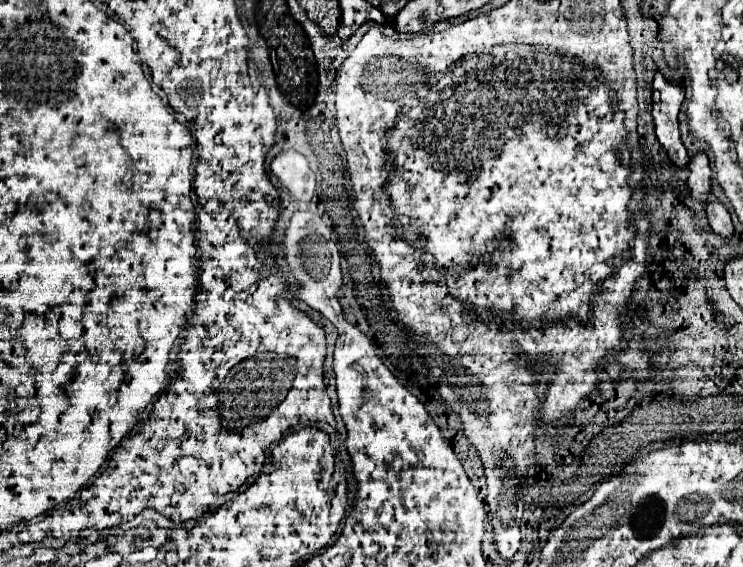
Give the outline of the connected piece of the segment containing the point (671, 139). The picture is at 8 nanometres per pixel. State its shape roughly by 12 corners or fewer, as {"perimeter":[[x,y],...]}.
{"perimeter":[[656,73],[652,109],[656,137],[670,161],[690,163],[678,133],[684,87]]}

